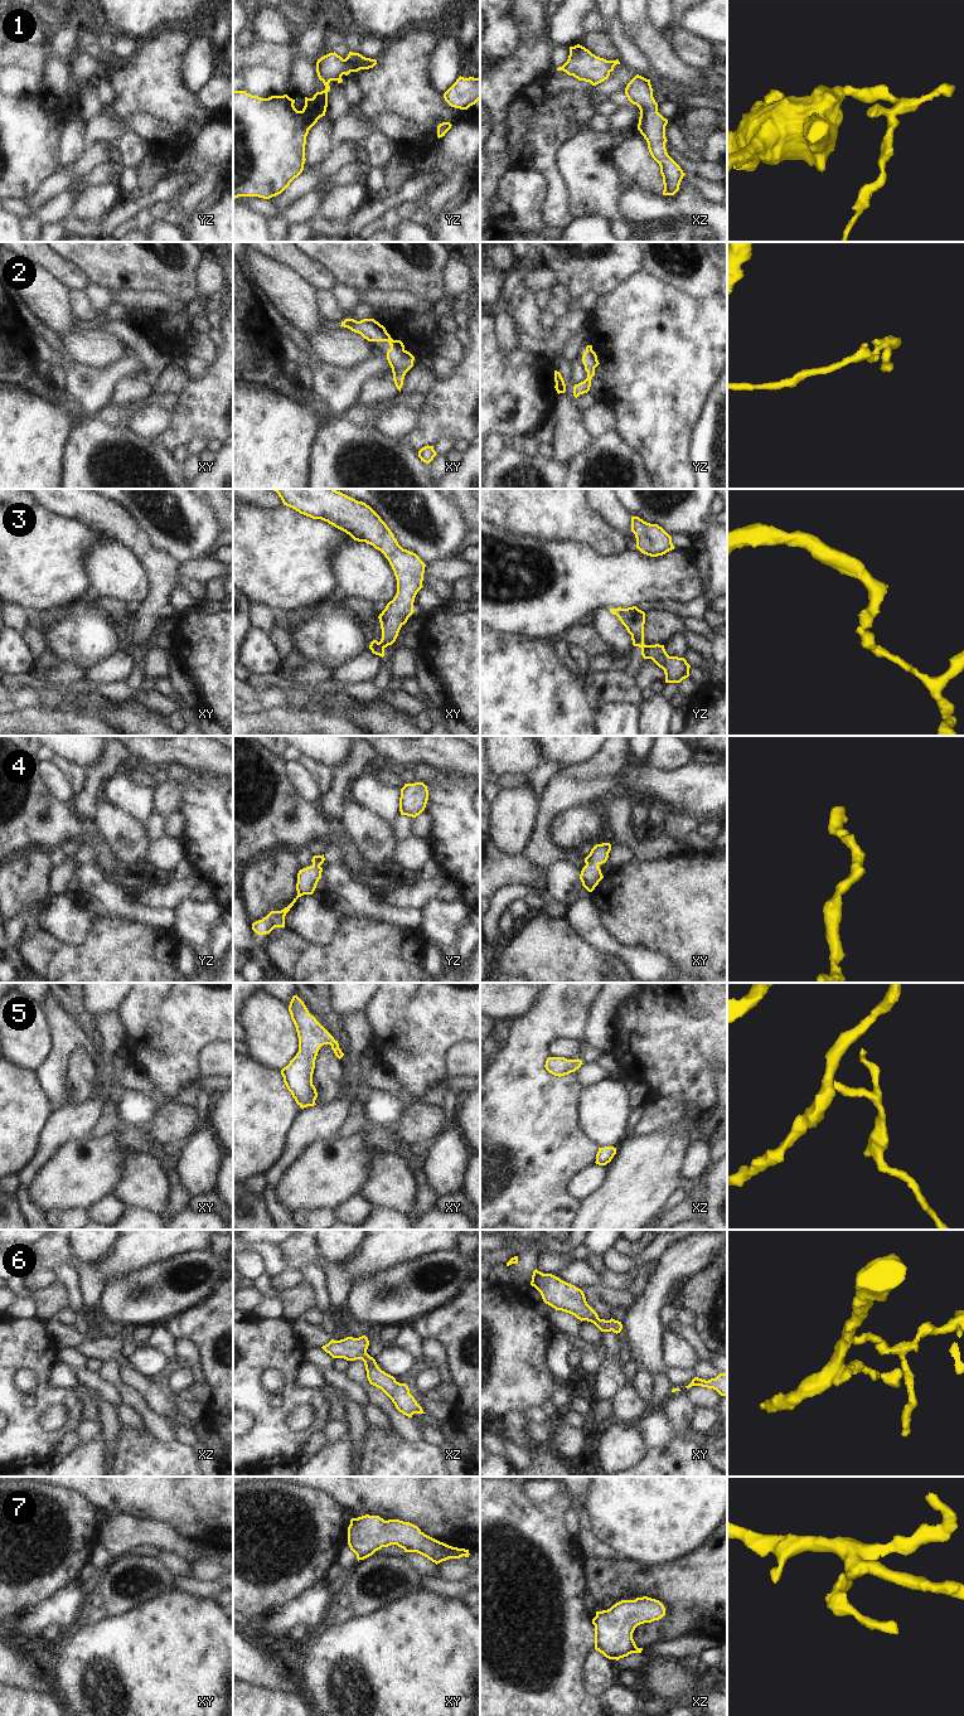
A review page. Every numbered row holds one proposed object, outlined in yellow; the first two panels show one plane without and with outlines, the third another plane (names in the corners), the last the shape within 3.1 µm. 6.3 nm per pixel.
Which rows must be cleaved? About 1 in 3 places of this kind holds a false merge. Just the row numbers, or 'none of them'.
3

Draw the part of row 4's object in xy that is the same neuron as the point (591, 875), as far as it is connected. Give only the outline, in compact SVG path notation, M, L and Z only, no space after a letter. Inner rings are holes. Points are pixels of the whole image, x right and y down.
M610 843L596 844L585 858L586 866L581 871L580 879L588 892L592 892L604 878L599 866L607 861L610 850Z

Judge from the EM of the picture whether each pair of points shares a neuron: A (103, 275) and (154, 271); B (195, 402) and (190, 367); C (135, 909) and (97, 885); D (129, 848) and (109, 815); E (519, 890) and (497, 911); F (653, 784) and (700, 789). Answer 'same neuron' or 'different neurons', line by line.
A: same neuron
B: different neurons
C: same neuron
D: same neuron
E: same neuron
F: same neuron

